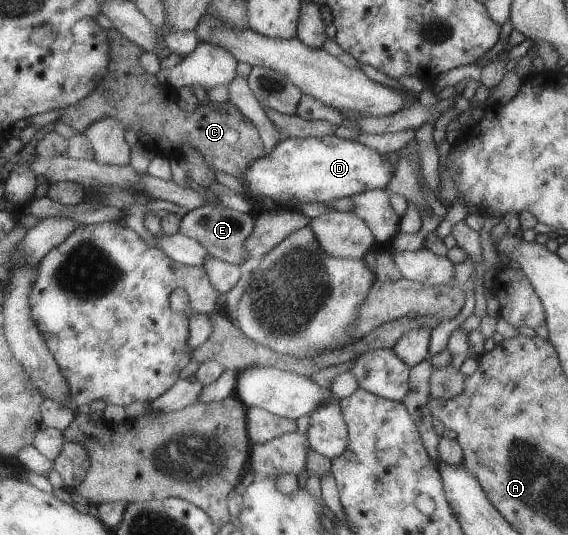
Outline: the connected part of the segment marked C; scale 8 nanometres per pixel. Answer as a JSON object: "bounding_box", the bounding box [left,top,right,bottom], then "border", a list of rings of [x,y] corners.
{"bounding_box":[60,28,267,181],"border":[[[117,28],[108,31],[112,50],[110,71],[96,92],[80,102],[62,110],[60,121],[74,126],[81,133],[87,133],[96,123],[114,116],[118,118],[129,135],[142,138],[144,144],[157,154],[173,158],[186,158],[188,148],[198,148],[208,168],[214,172],[226,172],[242,181],[248,166],[267,156],[259,132],[254,124],[239,112],[232,102],[199,105],[194,112],[182,110],[177,90],[165,86],[159,76],[148,73],[142,65],[146,48],[129,40]]]}

